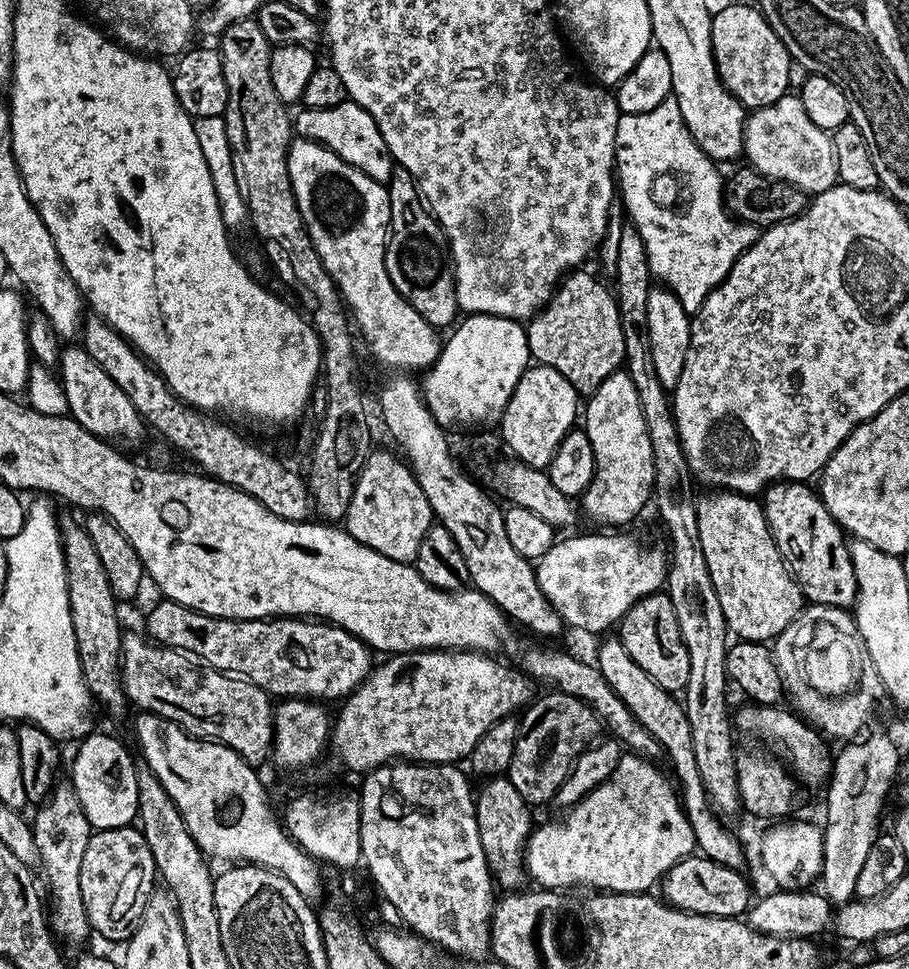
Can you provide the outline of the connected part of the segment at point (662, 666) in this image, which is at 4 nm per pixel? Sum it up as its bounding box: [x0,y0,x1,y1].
[618,590,690,694]

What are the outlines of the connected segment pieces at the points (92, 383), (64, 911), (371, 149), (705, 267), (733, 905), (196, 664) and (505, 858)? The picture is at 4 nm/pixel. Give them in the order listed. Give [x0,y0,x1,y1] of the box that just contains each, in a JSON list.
[[58,346,146,445],[31,782,93,944],[294,102,394,185],[614,96,756,297],[662,854,754,918],[120,631,274,766],[475,775,534,890]]

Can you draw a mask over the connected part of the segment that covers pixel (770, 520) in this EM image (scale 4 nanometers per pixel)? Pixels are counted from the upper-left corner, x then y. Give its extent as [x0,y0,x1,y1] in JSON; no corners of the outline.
[762,480,858,609]

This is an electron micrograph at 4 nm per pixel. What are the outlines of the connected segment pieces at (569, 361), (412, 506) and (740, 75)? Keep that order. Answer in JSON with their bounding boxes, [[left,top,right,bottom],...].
[[526,270,626,394],[346,450,434,564],[712,4,794,110]]

